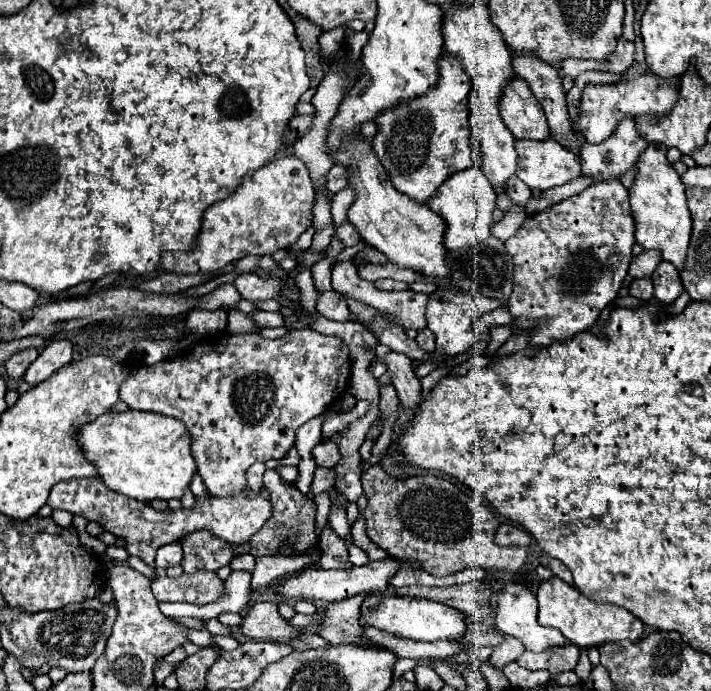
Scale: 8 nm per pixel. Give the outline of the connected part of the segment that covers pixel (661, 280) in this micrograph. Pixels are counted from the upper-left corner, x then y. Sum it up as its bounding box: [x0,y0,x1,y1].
[651,261,683,305]

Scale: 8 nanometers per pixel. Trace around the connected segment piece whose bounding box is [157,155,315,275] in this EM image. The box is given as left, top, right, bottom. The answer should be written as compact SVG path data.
M295 155L273 159L257 171L249 171L233 195L205 209L193 251L165 251L157 269L183 275L215 273L247 255L271 255L277 249L289 249L311 227L313 203L315 189L307 165Z

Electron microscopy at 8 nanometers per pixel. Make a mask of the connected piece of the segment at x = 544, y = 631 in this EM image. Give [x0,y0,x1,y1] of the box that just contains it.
[495,583,569,653]

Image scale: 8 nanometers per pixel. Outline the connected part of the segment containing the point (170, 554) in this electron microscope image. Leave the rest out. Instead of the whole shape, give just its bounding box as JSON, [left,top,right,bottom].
[155,543,183,567]

